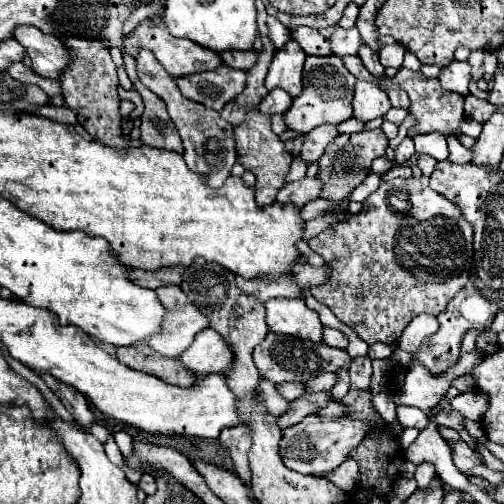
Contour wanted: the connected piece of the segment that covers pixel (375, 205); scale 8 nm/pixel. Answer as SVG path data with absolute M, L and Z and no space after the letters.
M417 178L389 180L381 182L379 190L363 202L363 210L357 216L329 226L311 238L309 246L331 266L329 280L311 288L315 300L329 306L333 314L351 326L367 344L393 344L415 316L441 314L449 300L467 284L473 260L473 226L453 202L425 188Z

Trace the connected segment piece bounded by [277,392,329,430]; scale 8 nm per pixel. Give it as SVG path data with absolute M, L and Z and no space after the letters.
M317 392L317 394L303 394L299 398L295 398L293 402L289 402L287 410L277 416L277 426L279 428L289 428L295 426L297 422L301 422L305 416L313 414L315 410L323 408L329 402L329 392Z

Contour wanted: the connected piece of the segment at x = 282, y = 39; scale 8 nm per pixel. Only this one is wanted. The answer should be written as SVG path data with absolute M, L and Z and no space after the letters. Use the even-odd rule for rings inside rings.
M269 16L269 18L267 18L267 28L269 28L269 30L267 30L267 36L269 36L275 52L281 50L283 44L291 40L291 32L289 32L275 16Z

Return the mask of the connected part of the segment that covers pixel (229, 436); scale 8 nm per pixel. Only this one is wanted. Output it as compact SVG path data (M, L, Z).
M233 426L233 428L223 428L219 434L219 442L221 446L229 452L233 464L235 464L235 472L237 476L249 484L251 480L251 471L249 468L248 452L251 448L251 440L249 440L249 430L245 426Z

